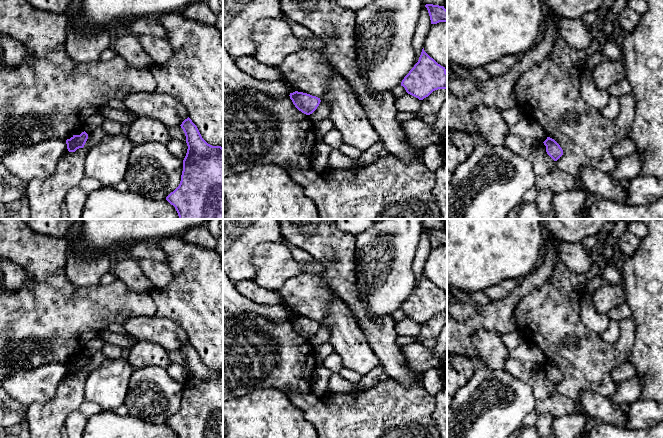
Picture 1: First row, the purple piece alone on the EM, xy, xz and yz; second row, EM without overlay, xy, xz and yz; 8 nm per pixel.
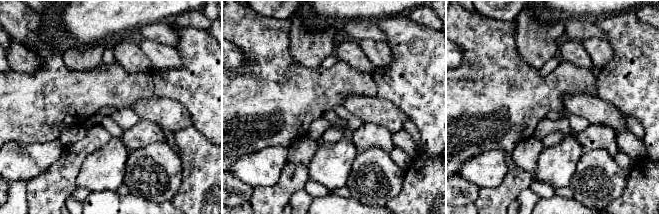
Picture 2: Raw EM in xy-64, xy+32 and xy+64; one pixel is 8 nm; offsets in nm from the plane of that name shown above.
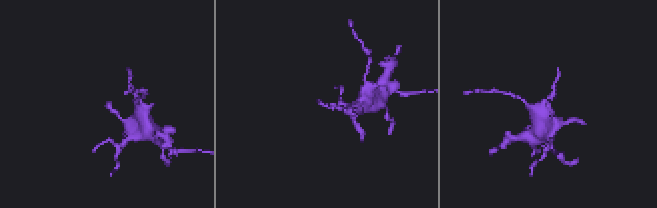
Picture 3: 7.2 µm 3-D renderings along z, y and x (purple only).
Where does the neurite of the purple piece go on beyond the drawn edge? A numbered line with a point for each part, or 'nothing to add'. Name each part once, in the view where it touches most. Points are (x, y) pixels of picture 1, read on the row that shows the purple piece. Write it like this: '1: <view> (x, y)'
nothing to add

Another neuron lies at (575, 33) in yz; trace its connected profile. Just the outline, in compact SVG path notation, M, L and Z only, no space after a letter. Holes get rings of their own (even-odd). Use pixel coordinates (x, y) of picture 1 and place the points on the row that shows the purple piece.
M559 18L559 35L572 48L577 50L587 49L592 43L593 35L581 18Z

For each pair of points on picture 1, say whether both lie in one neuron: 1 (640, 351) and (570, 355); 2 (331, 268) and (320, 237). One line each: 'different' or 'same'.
1: different
2: same

